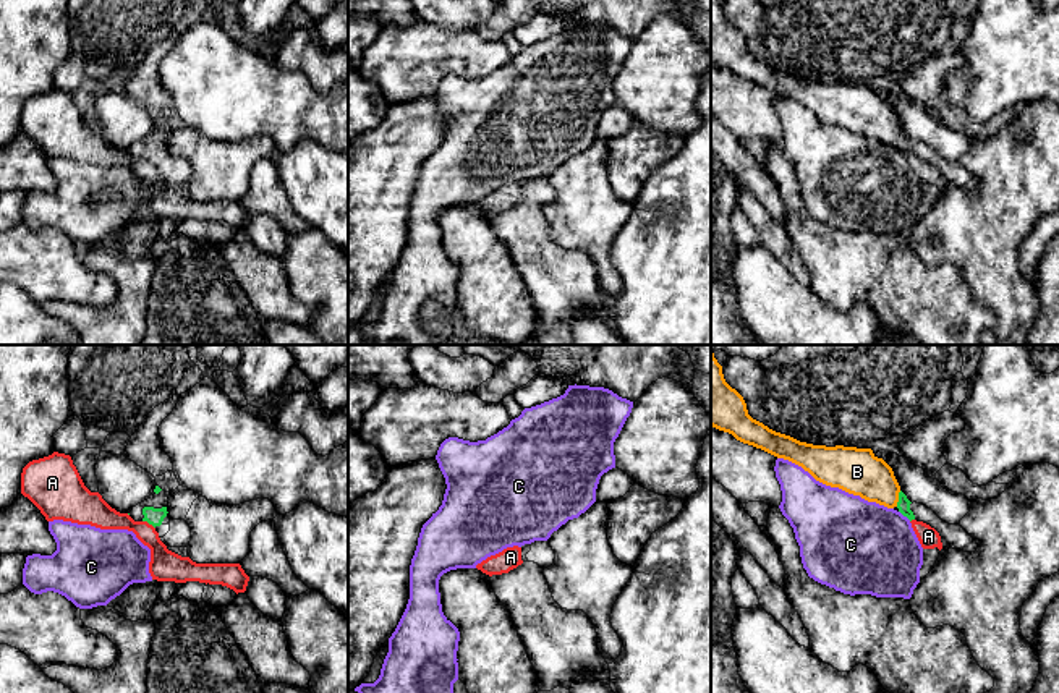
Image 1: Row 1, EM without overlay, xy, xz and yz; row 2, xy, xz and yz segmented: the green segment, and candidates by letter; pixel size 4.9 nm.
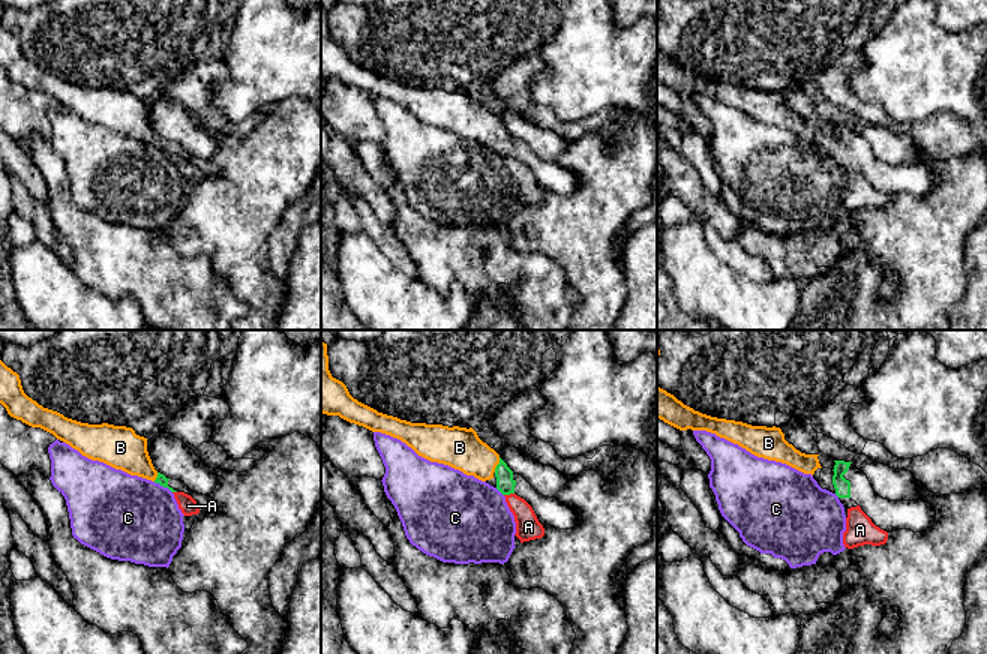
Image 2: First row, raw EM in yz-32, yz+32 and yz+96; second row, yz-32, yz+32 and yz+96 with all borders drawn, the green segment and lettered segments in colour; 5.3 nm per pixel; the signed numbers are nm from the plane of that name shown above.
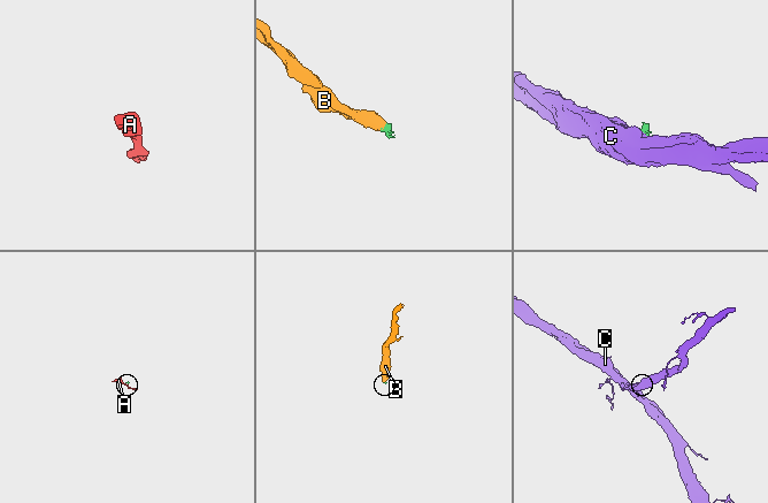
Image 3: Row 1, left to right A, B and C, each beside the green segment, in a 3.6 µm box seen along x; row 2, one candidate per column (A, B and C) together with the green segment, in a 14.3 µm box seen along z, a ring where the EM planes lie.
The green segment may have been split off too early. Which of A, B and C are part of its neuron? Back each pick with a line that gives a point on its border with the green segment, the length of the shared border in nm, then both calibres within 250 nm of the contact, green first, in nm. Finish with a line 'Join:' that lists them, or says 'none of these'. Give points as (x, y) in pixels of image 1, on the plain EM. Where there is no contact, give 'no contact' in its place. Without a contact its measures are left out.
B: contact yz (899, 136); length 80 nm; calibres 60 and 220 nm
Join: B

